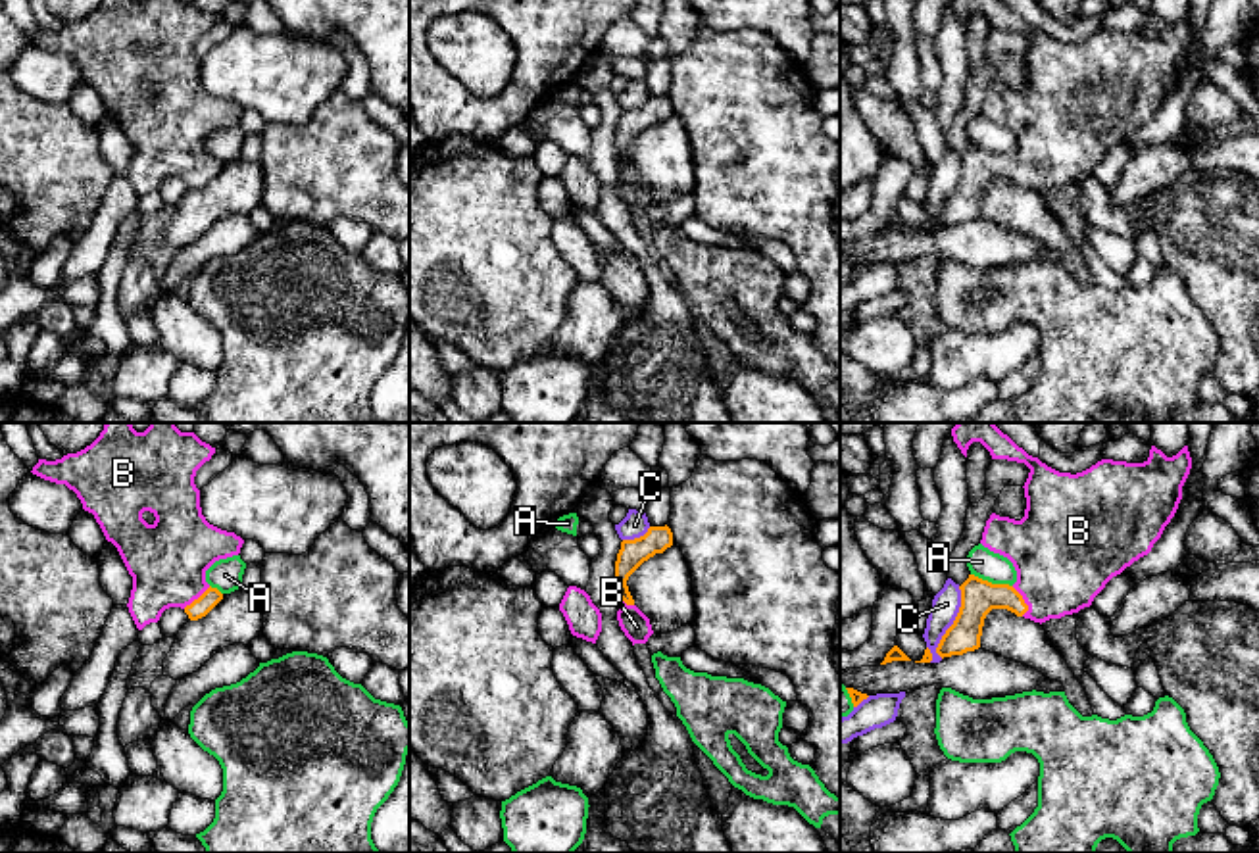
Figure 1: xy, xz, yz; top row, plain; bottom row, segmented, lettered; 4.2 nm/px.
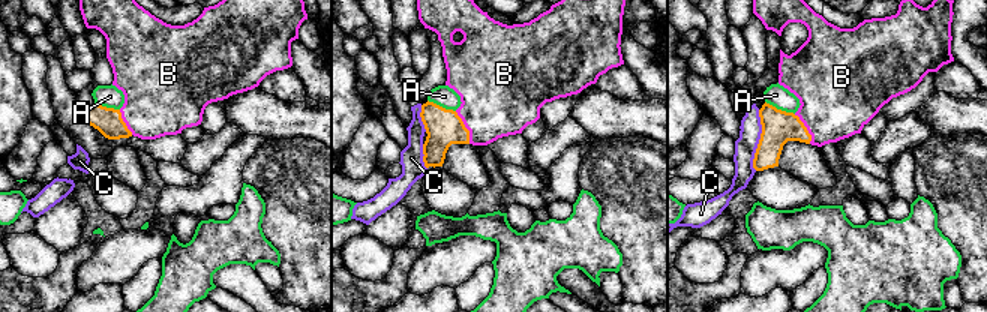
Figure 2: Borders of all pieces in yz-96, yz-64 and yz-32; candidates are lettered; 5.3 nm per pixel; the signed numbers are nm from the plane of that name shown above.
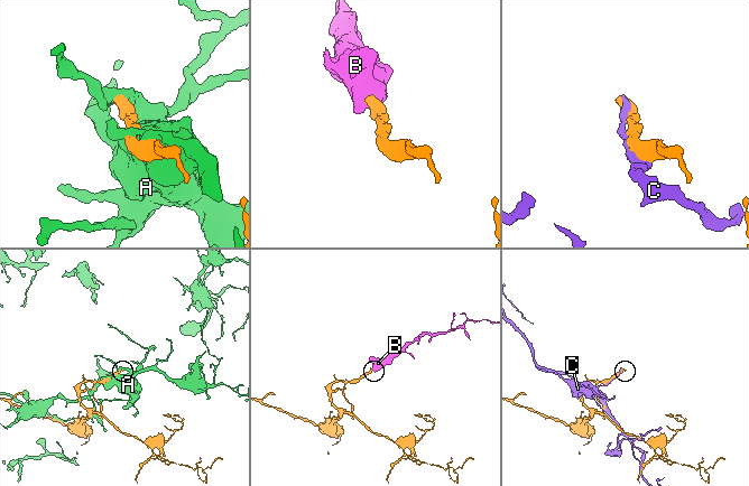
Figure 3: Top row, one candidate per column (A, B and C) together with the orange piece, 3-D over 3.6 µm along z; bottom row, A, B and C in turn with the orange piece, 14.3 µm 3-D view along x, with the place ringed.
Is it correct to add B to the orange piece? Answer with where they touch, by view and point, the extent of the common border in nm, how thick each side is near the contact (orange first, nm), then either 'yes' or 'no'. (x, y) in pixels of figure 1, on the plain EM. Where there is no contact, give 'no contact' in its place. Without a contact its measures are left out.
contact yz (1023, 171); length 140 nm; calibres 150 and 420 nm; yes

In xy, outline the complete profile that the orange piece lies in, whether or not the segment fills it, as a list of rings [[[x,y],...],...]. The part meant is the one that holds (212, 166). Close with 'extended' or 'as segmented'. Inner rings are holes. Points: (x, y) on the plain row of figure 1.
[[[102,0],[85,19],[56,31],[38,29],[31,40],[73,60],[106,110],[117,117],[133,146],[127,177],[138,200],[158,192],[169,177],[181,177],[190,190],[198,190],[223,169],[223,163],[206,152],[206,140],[219,129],[238,125],[244,110],[210,94],[202,85],[194,46],[213,23],[215,17],[194,2]]]; extended

